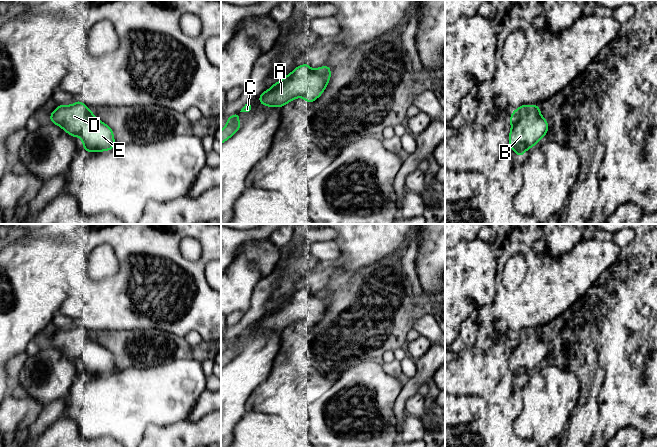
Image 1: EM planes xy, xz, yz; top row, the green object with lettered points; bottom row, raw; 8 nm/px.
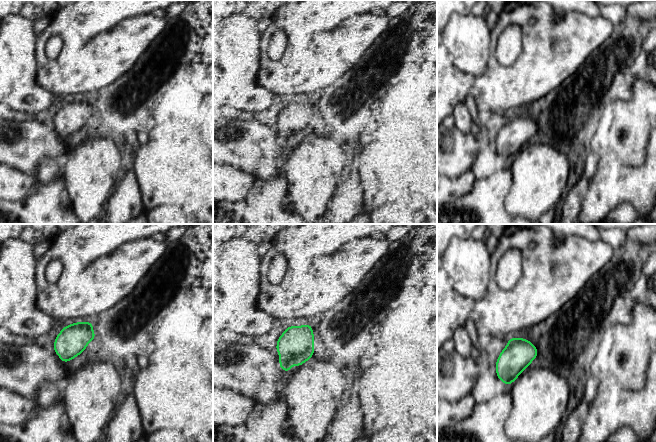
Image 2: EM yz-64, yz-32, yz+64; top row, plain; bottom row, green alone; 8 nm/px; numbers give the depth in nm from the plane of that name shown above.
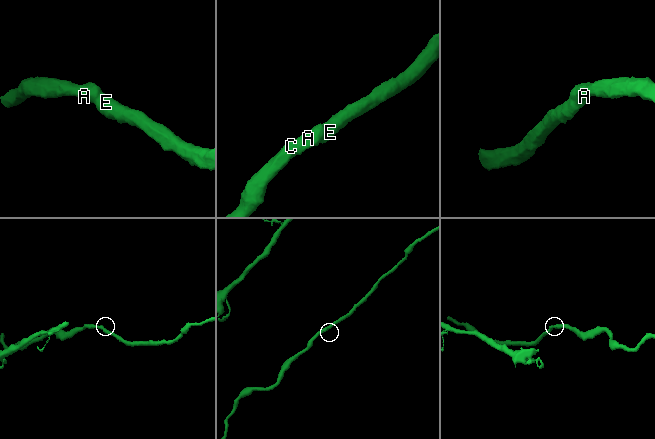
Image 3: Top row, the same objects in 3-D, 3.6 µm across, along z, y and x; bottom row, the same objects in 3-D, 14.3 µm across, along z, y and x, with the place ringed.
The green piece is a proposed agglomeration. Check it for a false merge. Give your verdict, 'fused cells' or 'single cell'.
single cell

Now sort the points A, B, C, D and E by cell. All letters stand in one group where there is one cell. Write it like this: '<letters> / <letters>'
A B C D E

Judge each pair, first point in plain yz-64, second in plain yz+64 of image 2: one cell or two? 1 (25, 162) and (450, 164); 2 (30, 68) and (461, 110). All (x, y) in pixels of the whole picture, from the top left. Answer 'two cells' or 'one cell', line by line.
1: one cell
2: two cells

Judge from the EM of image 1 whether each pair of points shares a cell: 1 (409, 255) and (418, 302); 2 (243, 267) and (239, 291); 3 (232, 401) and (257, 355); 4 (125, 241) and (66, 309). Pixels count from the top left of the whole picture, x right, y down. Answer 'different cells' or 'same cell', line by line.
1: same cell
2: same cell
3: same cell
4: same cell

